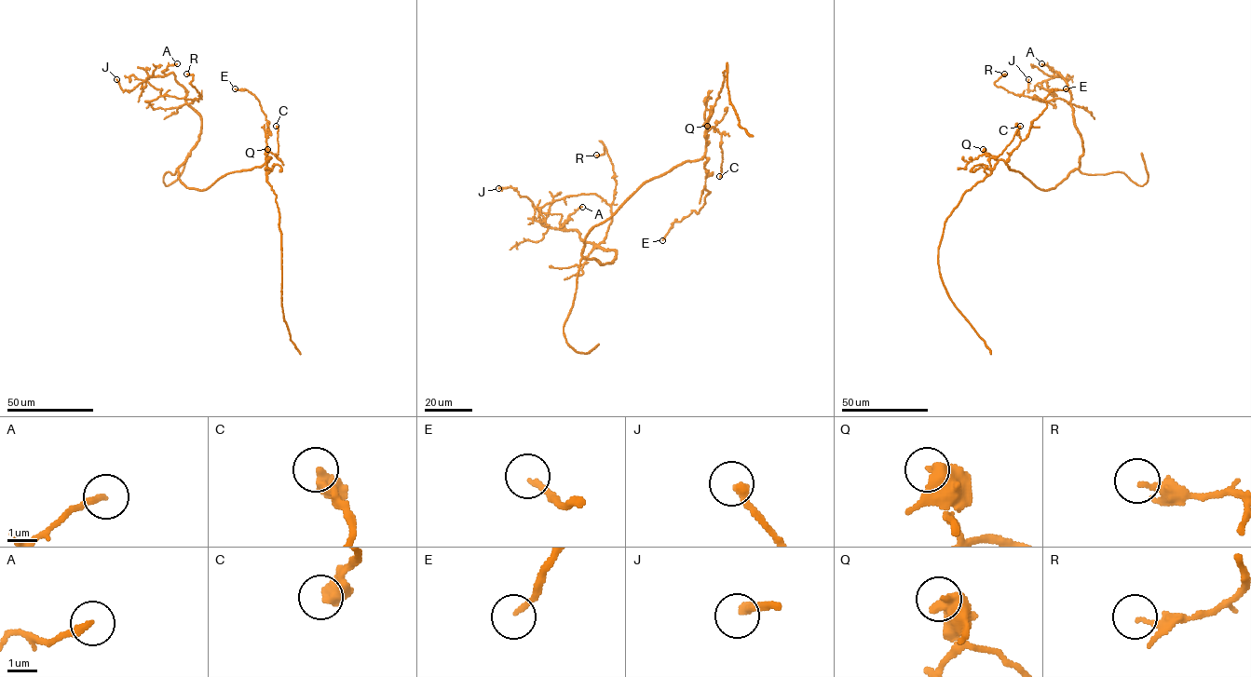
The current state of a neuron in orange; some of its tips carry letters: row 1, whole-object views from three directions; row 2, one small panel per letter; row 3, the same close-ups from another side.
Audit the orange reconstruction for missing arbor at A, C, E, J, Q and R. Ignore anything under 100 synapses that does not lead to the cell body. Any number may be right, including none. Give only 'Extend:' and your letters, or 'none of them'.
Extend: none of them

